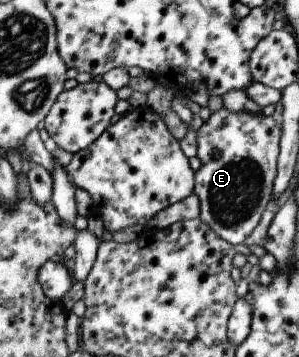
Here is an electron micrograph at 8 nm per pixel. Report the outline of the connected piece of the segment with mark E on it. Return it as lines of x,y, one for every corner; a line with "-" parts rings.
221,107
221,109
214,111
211,113
209,119
203,123
203,125
197,131
197,157
201,161
200,168
194,172
194,192
199,199
199,219
203,221
203,223
207,223
209,227
219,237
222,237
227,243
231,243
231,245
239,245
239,243
243,243
247,236
257,227
259,220
261,219
261,215
263,215
263,211
265,211
265,207
267,207
267,203
272,198
273,195
273,186
275,181
275,176
277,175
277,164
278,157
280,152
280,137
282,134
282,127
275,122
275,119
271,116
263,115
259,113
259,115
255,115
255,113
249,113
249,111
239,111
239,113
233,113
233,111
227,109
227,107

